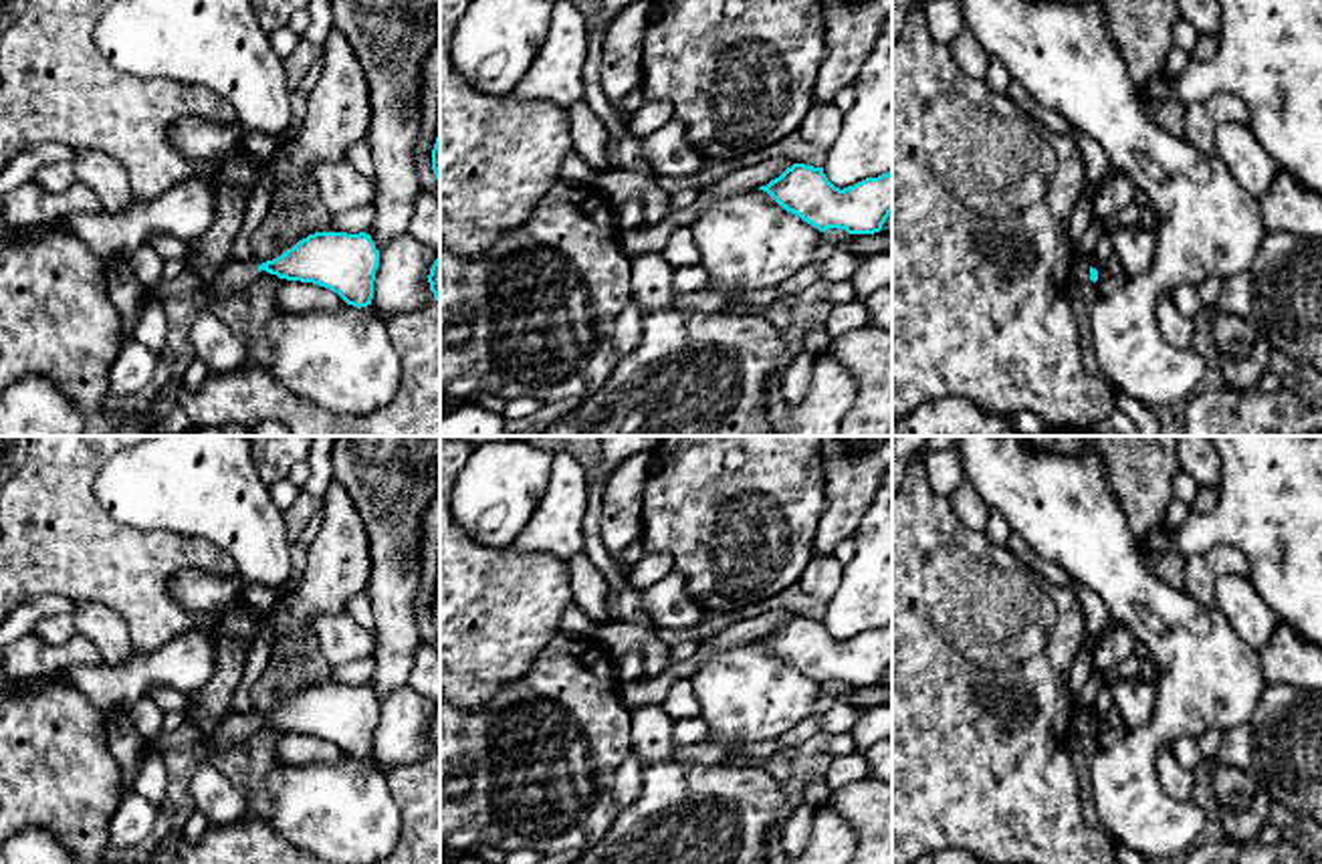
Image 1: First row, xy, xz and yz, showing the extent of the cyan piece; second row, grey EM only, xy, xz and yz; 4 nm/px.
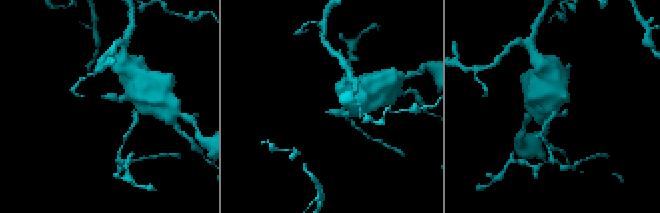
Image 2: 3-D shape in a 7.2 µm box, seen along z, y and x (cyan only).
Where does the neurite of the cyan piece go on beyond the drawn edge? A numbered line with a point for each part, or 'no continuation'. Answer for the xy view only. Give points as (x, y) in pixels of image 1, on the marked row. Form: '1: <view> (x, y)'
1: xy (235, 275)

